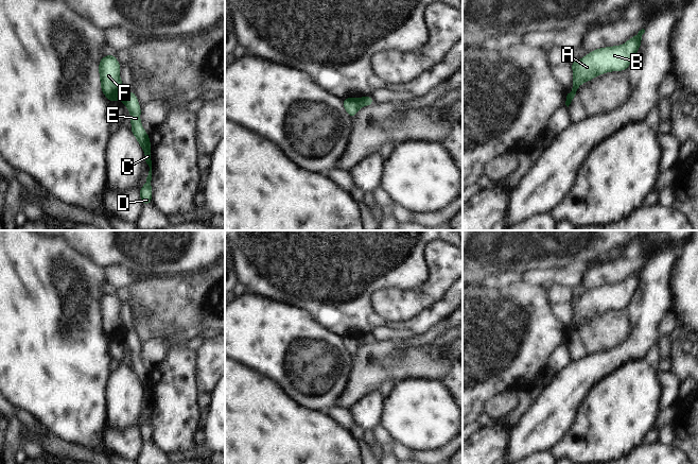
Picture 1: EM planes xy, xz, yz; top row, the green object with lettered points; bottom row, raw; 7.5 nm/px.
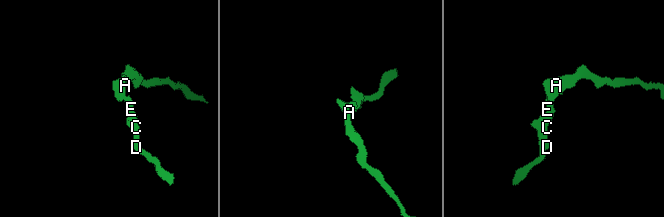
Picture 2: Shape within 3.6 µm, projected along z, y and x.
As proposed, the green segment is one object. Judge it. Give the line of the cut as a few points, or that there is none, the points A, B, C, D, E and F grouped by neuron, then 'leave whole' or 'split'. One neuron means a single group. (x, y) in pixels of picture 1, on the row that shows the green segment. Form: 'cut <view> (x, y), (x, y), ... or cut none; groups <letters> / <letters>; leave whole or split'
cut xz (360, 98), (362, 105); groups A B F / C D E; split

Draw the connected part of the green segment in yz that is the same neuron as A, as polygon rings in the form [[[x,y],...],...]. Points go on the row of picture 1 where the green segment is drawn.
[[[642,29],[622,46],[595,49],[579,61],[572,62],[570,66],[573,68],[573,86],[570,93],[576,94],[578,87],[583,82],[590,82],[596,75],[610,71],[628,70],[630,63],[641,47],[644,33],[645,30]]]

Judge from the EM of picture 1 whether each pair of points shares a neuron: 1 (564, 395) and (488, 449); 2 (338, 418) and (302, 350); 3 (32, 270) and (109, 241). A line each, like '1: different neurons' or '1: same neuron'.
1: different neurons
2: different neurons
3: different neurons

